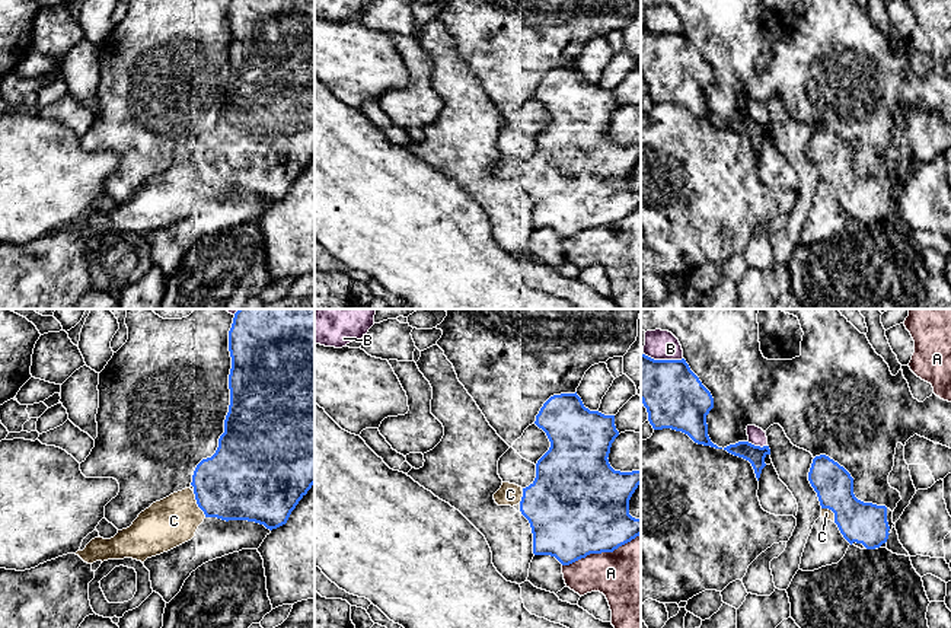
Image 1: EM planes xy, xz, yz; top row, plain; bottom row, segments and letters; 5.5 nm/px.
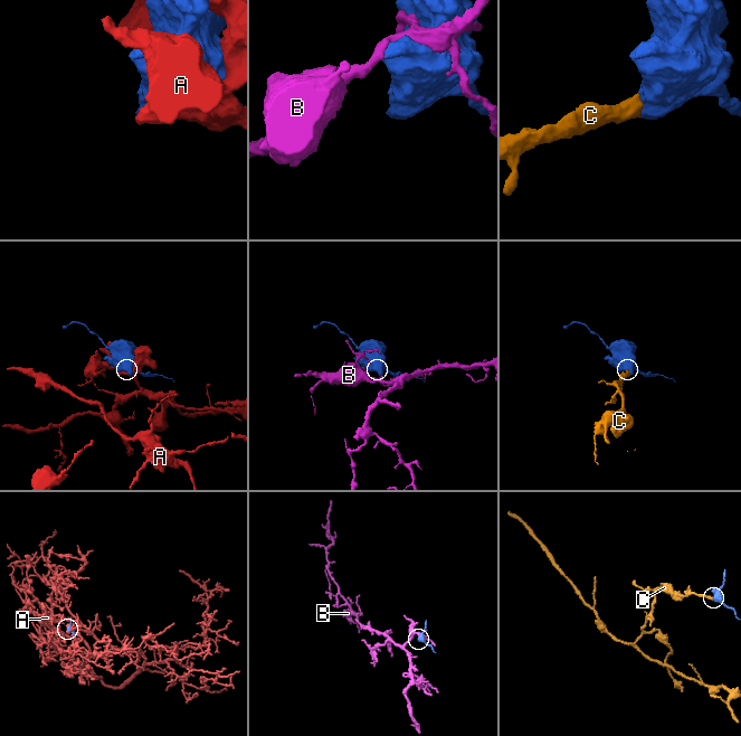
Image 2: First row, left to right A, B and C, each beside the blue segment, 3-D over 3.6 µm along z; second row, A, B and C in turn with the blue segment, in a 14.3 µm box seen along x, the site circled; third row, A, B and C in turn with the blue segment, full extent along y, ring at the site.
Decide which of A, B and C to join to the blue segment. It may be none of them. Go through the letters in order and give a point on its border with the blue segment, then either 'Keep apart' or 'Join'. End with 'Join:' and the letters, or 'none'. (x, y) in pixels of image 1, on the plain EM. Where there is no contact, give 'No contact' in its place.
A: Touches blue at xz (600, 226). Keep apart
B: Touches blue at yz (758, 120). Keep apart
C: Touches blue at xy (197, 177). Join
Join: C

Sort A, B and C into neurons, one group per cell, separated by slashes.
A / B / C

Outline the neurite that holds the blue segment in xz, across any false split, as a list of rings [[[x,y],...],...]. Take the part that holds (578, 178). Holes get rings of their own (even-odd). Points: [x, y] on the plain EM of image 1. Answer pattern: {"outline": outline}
{"outline": [[[575,67],[551,70],[534,98],[542,102],[549,115],[549,124],[536,137],[534,154],[521,162],[516,157],[502,156],[494,168],[498,179],[520,179],[521,188],[529,194],[533,207],[533,227],[555,230],[562,239],[569,239],[590,227],[613,226],[619,220],[641,208],[641,192],[629,188],[629,173],[641,157],[641,144],[620,146],[609,137],[612,117],[619,109],[615,99],[615,89],[604,89],[584,80]]]}

